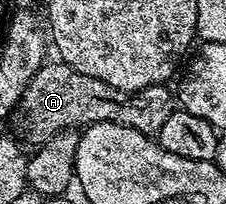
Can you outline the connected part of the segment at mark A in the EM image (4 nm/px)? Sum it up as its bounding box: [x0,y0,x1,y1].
[18,61,174,145]

